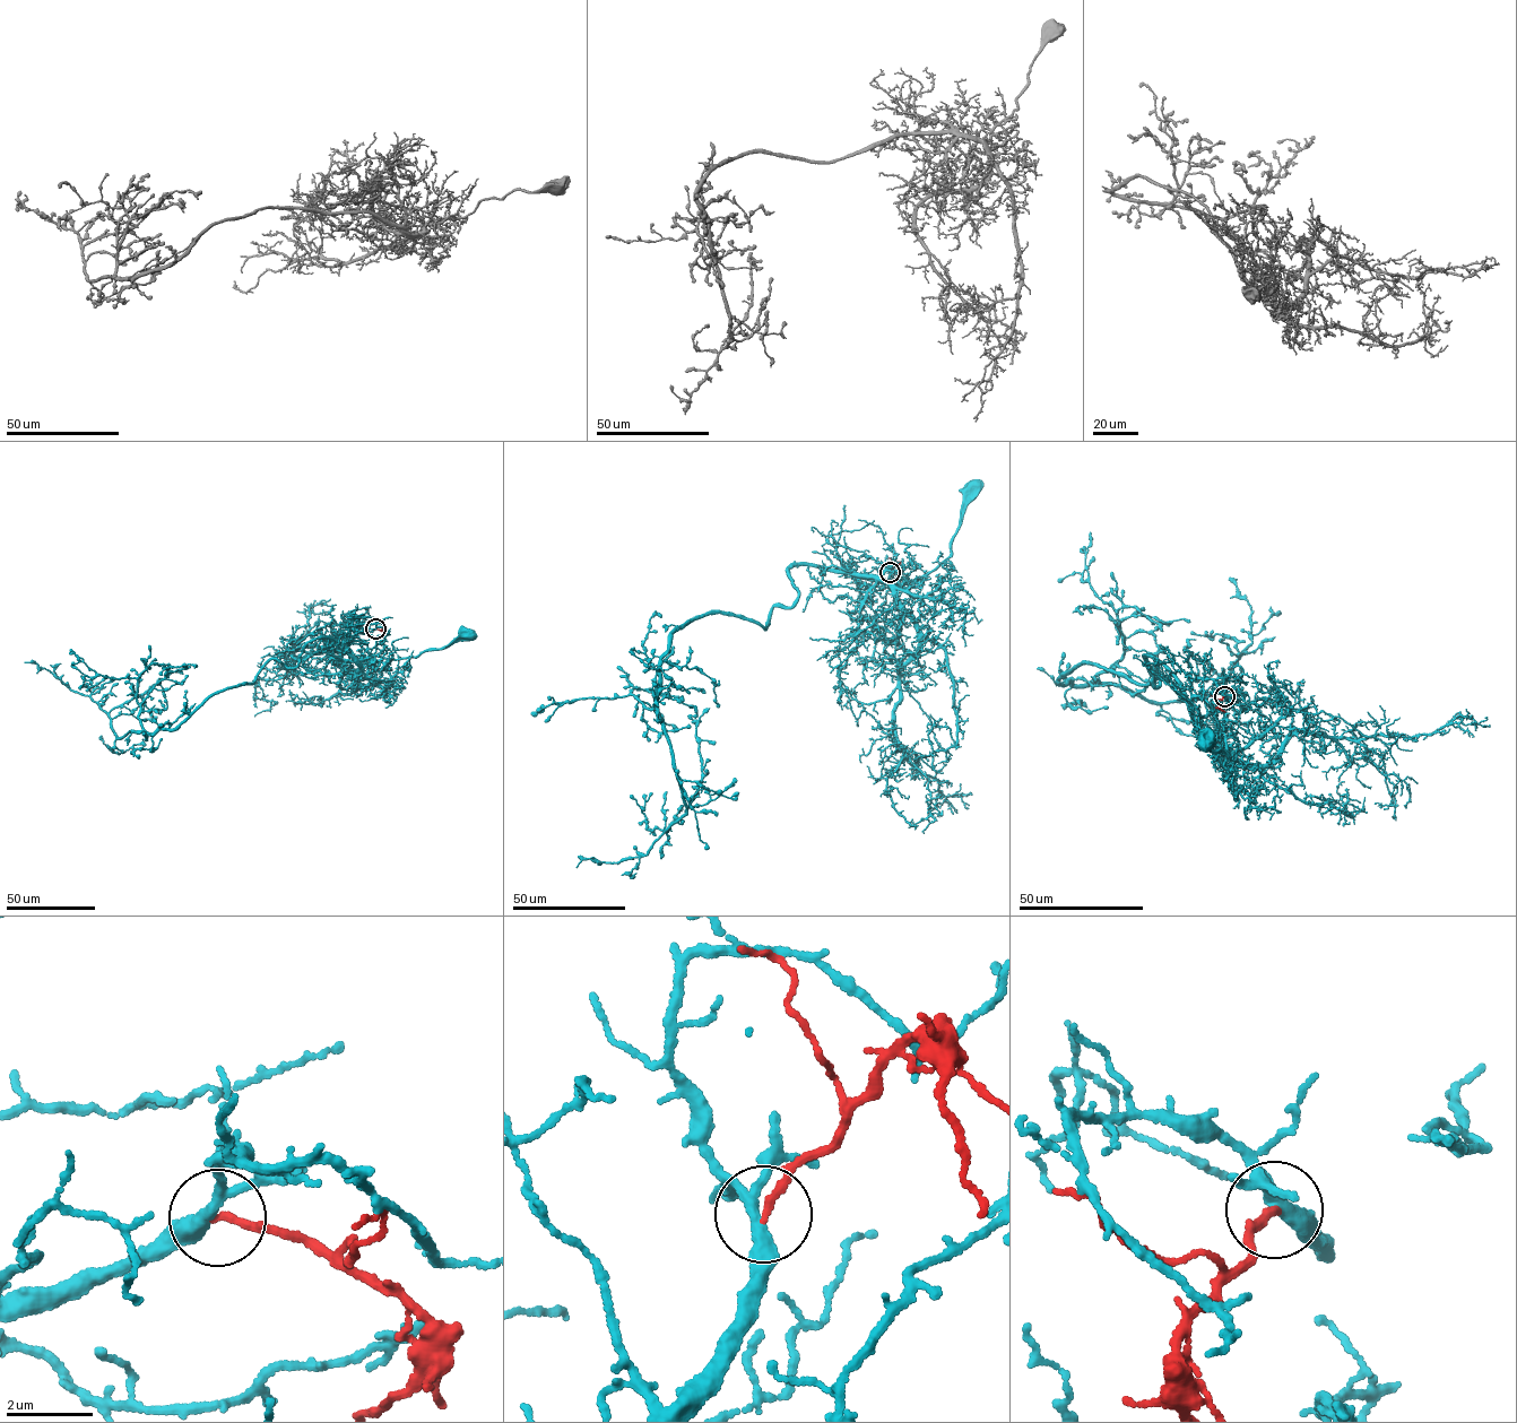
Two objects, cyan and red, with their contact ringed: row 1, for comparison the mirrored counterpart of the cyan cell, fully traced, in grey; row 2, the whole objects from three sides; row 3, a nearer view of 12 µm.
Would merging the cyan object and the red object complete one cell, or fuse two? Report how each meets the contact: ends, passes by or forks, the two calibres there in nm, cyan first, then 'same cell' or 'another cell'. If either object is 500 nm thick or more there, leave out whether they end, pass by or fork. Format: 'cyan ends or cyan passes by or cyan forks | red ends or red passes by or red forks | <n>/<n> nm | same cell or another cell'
cyan forks | red ends | 260/170 nm | another cell

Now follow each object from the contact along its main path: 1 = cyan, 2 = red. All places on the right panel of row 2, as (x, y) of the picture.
1: (1224, 696), (1212, 679), (1192, 682), (1192, 693), (1214, 710), (1228, 756), (1211, 752), (1208, 738), (1206, 742)
2: (1224, 696), (1219, 703), (1224, 711)

